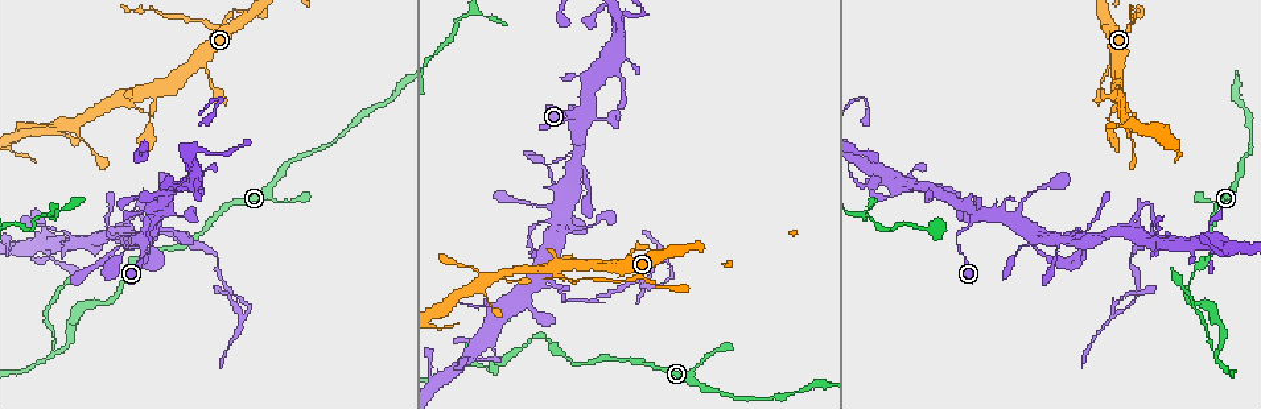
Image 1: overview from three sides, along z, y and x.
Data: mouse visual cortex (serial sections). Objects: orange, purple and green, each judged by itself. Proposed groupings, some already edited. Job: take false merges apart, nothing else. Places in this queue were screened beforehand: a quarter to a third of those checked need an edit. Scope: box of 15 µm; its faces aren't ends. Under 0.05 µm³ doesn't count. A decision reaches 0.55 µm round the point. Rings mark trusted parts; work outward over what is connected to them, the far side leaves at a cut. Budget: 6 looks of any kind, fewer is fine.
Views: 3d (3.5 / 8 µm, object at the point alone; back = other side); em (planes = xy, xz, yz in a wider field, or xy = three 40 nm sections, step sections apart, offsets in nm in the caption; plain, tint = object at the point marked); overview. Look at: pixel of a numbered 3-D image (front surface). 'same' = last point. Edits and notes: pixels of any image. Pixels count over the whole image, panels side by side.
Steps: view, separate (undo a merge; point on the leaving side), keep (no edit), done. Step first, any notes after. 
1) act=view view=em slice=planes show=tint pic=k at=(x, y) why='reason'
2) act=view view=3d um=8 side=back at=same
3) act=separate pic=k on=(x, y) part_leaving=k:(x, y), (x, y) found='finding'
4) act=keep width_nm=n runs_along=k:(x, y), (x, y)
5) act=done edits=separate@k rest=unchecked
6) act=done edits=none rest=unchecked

act=view view=3d um=3.5 side=back pic=1 at=(196, 21) why='thin neck'

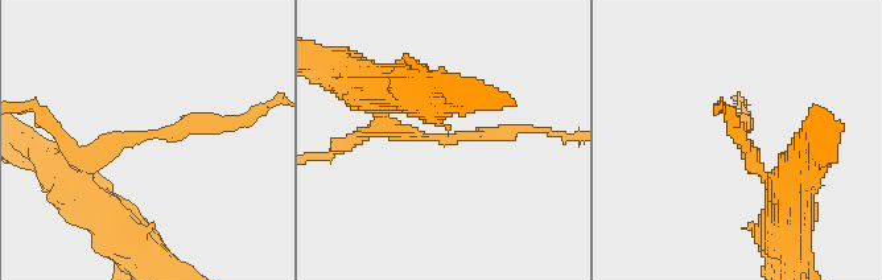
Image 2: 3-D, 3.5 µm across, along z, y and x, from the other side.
act=view view=em slice=xy step=3 show=tint pic=2 at=(435, 139) why='need the tissue'

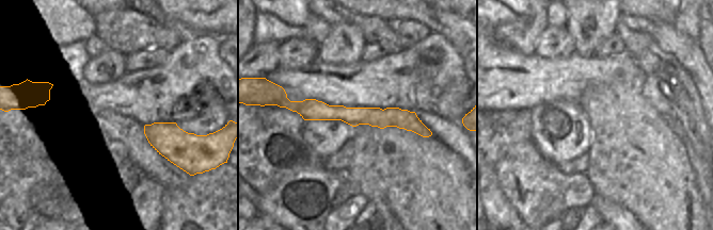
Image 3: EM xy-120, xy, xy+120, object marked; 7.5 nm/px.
act=view view=em slice=planes show=tint at=same why='another direction'

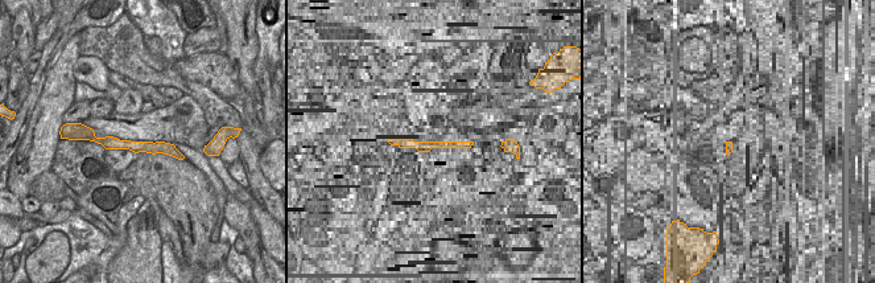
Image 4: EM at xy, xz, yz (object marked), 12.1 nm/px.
act=separate pic=2 on=(466, 136) found='two cells meet here'

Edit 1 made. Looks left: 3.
act=view view=overview why='see it whole again'

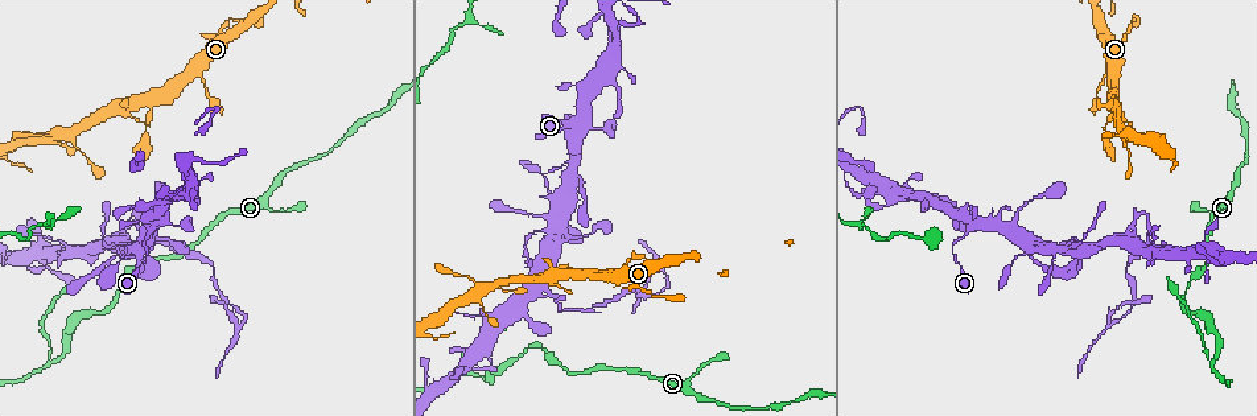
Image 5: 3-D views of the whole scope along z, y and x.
act=view view=3d um=3.5 pic=5 at=(148, 252) why='a narrow waist'

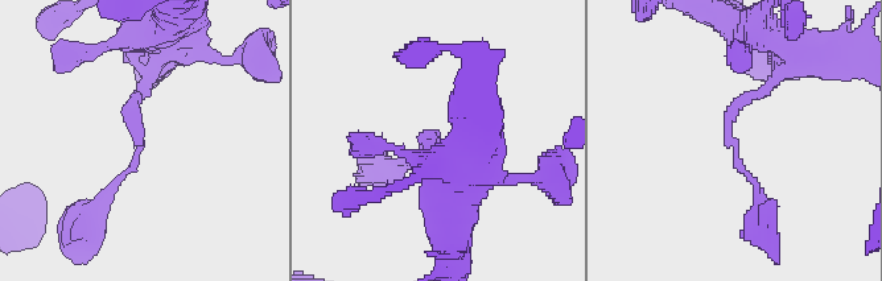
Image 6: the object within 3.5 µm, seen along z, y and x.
act=view view=em slice=xy step=1 show=tint pic=6 at=(137, 144) arm_widths_nm=150,150 why='need the tissue'

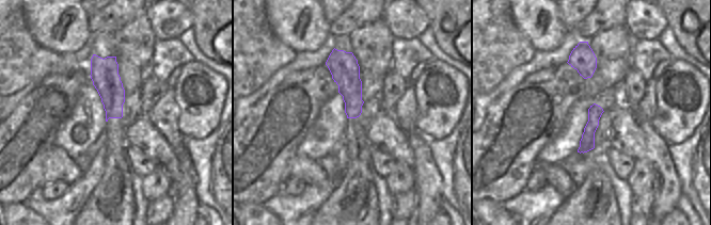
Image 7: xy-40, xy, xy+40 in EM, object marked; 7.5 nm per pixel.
act=keep runs_along=6:(97, 210), (134, 166), (134, 100), (149, 81) found='all the same cell'

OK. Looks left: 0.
act=done edits=separate@2 rest=unchecked

